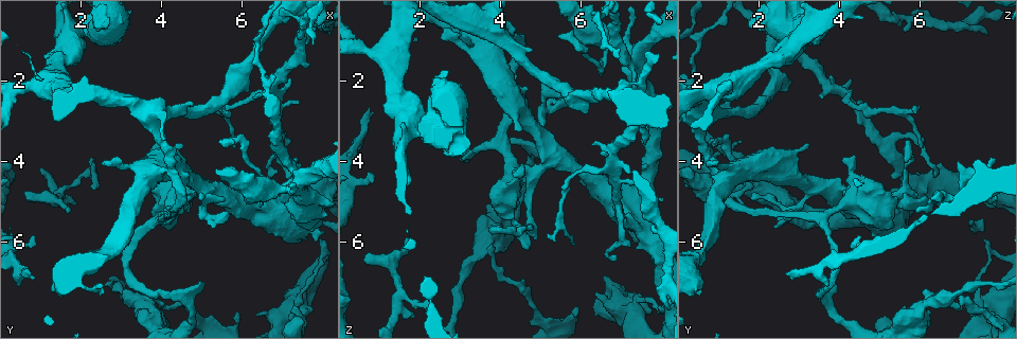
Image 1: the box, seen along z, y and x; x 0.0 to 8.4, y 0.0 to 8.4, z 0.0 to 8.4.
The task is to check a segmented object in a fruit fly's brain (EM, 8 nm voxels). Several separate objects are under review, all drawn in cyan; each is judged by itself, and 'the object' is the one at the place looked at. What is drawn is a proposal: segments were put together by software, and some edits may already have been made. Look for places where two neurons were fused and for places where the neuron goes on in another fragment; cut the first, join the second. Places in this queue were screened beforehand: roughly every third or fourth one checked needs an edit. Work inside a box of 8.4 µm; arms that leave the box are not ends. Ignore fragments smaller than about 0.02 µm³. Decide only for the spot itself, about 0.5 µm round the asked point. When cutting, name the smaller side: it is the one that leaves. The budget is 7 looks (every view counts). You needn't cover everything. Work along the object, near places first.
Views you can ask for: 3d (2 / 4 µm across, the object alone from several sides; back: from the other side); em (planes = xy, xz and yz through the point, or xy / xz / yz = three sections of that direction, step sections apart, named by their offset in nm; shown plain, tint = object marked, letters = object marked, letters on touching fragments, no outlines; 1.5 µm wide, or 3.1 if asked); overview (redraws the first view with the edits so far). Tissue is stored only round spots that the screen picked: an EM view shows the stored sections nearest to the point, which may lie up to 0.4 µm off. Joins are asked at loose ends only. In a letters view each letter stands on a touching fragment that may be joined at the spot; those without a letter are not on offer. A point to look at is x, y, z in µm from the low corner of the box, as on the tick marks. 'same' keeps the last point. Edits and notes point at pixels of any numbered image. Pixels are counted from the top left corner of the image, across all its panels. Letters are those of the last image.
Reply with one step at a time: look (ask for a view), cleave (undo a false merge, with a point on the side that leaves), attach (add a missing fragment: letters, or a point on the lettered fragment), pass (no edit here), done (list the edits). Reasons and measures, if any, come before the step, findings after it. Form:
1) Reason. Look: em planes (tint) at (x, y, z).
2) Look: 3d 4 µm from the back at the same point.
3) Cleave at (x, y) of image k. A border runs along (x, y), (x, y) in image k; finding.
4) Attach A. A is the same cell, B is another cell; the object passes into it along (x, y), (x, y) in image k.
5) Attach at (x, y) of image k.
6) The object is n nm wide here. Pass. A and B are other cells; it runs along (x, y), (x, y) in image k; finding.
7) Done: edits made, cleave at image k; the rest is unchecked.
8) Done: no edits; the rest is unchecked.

Thin arm on a thick one. Look: em yz step 8 (plain) at (3.65, 7.65, 6.05).

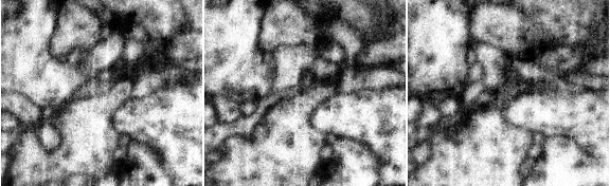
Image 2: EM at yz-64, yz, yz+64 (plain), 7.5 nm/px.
Look: em yz step 8 (letters) at the same point.

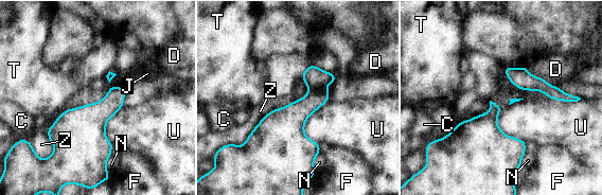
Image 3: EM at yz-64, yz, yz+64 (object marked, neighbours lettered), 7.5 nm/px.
Cleave at (295, 114) of image 3. C, D, F, J, N, T, U and Z are other cells; two neurons meet here.

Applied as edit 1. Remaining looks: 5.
An open end. Look: 3d 4 µm at (6.00, 7.70, 7.75).

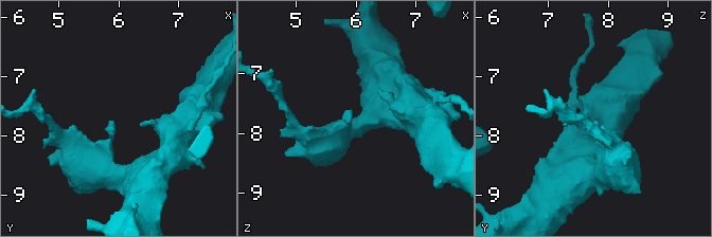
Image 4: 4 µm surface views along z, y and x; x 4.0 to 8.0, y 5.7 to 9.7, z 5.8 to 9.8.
Look: em planes (letters) at (5.90, 7.70, 7.80).

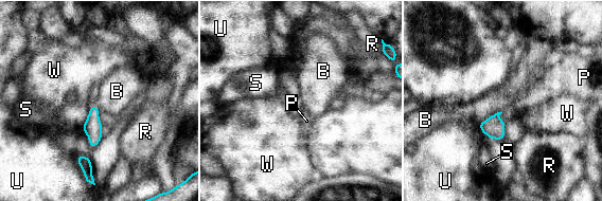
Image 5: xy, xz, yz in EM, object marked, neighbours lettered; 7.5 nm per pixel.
Pass. B, P, R, S, U and W are other cells; a border runs along (501, 111), (493, 113), (477, 125) in image 5; none of them fits.

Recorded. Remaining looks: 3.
Thin end. Look: 3d 2 µm from the back at (2.30, 3.90, 7.80).

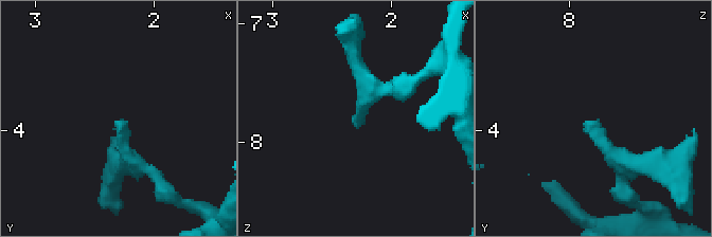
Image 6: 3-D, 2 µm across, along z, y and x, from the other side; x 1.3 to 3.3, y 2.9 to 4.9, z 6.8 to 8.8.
Look: em yz step 4 (tint) at (2.32, 3.90, 7.84).

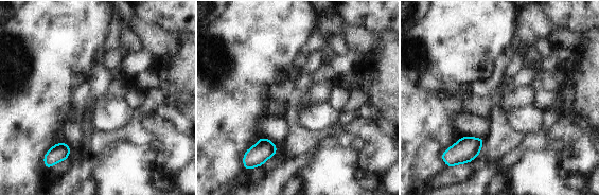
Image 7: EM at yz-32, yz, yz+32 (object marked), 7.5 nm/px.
Look: em planes (letters) at the same point.

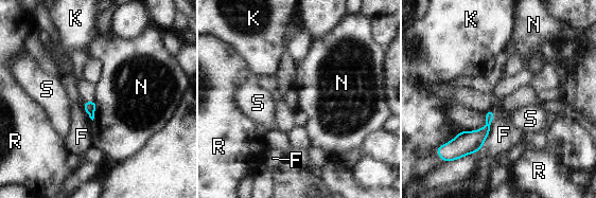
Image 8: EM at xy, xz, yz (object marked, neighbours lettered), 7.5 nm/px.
The longest contact is with F, 460 nm. Pass. F, K, N, R and S are other cells; a border runs along (97, 102), (92, 120) in image 8; none of them fits.

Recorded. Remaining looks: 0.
Done: edits made, cleave at image 3; the rest is unchecked.

